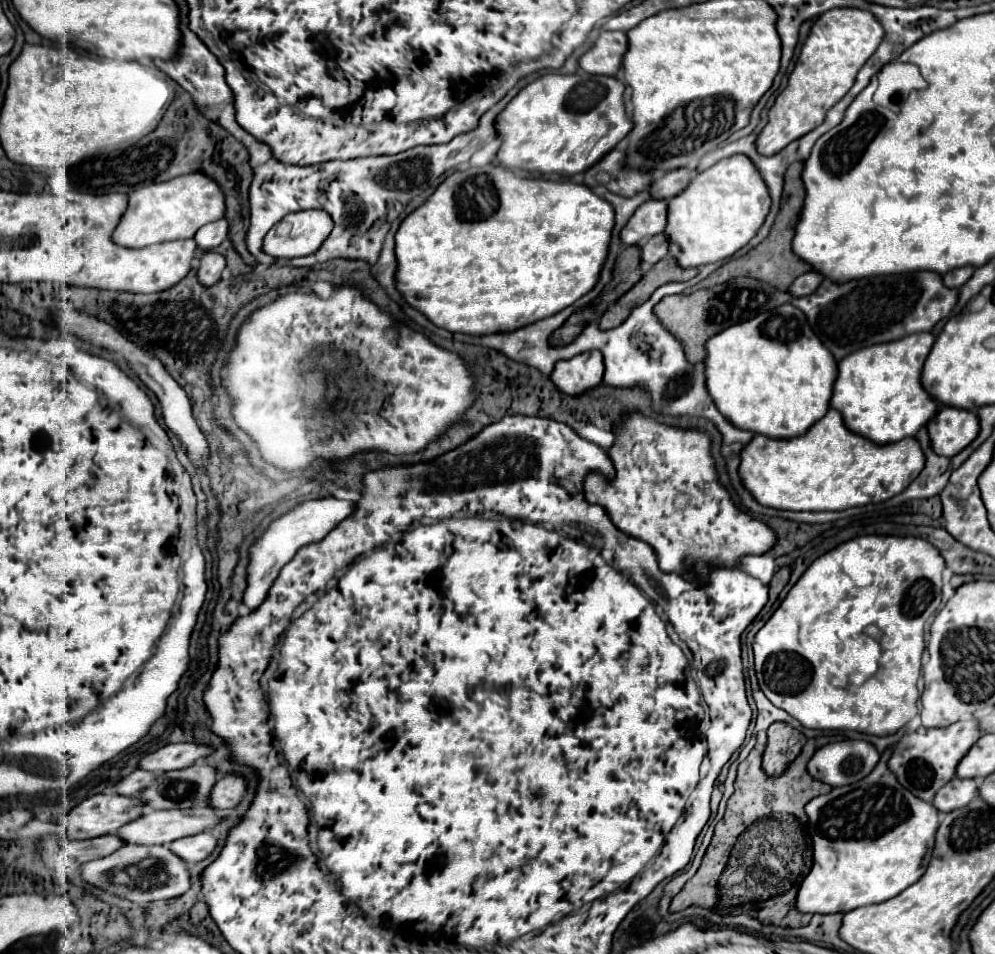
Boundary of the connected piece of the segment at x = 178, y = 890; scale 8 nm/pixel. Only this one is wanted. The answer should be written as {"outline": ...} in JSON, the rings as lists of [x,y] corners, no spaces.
{"outline":[[[127,844],[125,848],[121,848],[121,852],[113,852],[113,856],[105,856],[105,860],[85,862],[81,866],[81,876],[85,882],[137,904],[177,898],[191,888],[191,878],[185,860],[181,860],[165,846]]]}

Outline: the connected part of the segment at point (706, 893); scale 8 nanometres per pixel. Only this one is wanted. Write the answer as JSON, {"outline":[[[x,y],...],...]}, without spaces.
{"outline":[[[709,862],[701,866],[701,872],[697,872],[693,876],[693,880],[689,880],[689,884],[685,884],[685,888],[673,898],[671,904],[671,912],[679,912],[683,908],[687,908],[689,904],[699,904],[705,908],[711,908],[713,900],[717,900],[717,882],[721,876],[721,864],[717,862]]]}

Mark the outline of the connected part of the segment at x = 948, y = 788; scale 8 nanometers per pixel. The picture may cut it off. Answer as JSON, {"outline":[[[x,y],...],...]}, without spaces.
{"outline":[[[955,778],[949,784],[945,784],[945,788],[941,788],[941,792],[937,792],[933,804],[937,804],[937,808],[941,808],[941,812],[947,814],[957,808],[963,808],[965,804],[969,804],[977,796],[979,796],[977,780]]]}

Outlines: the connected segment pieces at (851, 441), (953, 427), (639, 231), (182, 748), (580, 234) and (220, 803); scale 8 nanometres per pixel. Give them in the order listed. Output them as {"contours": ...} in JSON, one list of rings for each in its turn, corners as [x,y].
{"contours":[[[[833,408],[815,422],[807,434],[787,440],[773,440],[763,434],[755,434],[753,442],[749,442],[741,452],[741,468],[739,474],[743,484],[751,490],[755,500],[763,506],[781,508],[781,510],[845,510],[851,506],[865,506],[871,502],[885,502],[897,494],[901,494],[923,470],[925,454],[917,444],[917,438],[901,440],[897,444],[873,444],[871,440],[857,436],[851,432],[841,412],[833,412]]],[[[943,408],[937,416],[929,420],[927,426],[933,448],[937,448],[941,456],[955,456],[977,438],[979,416],[973,410]]],[[[649,198],[635,210],[631,220],[623,228],[621,242],[629,246],[645,242],[647,238],[663,232],[665,226],[667,226],[667,200]]],[[[169,744],[141,760],[143,770],[151,772],[169,772],[187,768],[199,760],[205,760],[213,748],[205,744]]],[[[487,164],[479,168],[467,168],[467,170],[457,170],[451,176],[447,176],[437,190],[431,194],[431,198],[419,206],[415,212],[411,212],[399,226],[397,236],[395,236],[395,254],[397,254],[397,288],[405,296],[405,300],[421,310],[433,324],[439,328],[447,328],[451,332],[465,332],[465,334],[495,334],[495,332],[509,332],[513,328],[527,326],[531,322],[549,318],[563,308],[571,306],[575,300],[585,296],[589,290],[599,280],[601,268],[607,260],[609,254],[609,242],[611,242],[611,232],[615,226],[615,210],[613,206],[599,198],[589,186],[585,184],[575,184],[571,180],[563,182],[553,182],[545,178],[521,178],[515,176],[509,168]]],[[[227,774],[219,778],[217,784],[213,786],[213,798],[209,804],[217,810],[235,808],[243,800],[245,790],[247,790],[247,780],[241,774]]]]}

